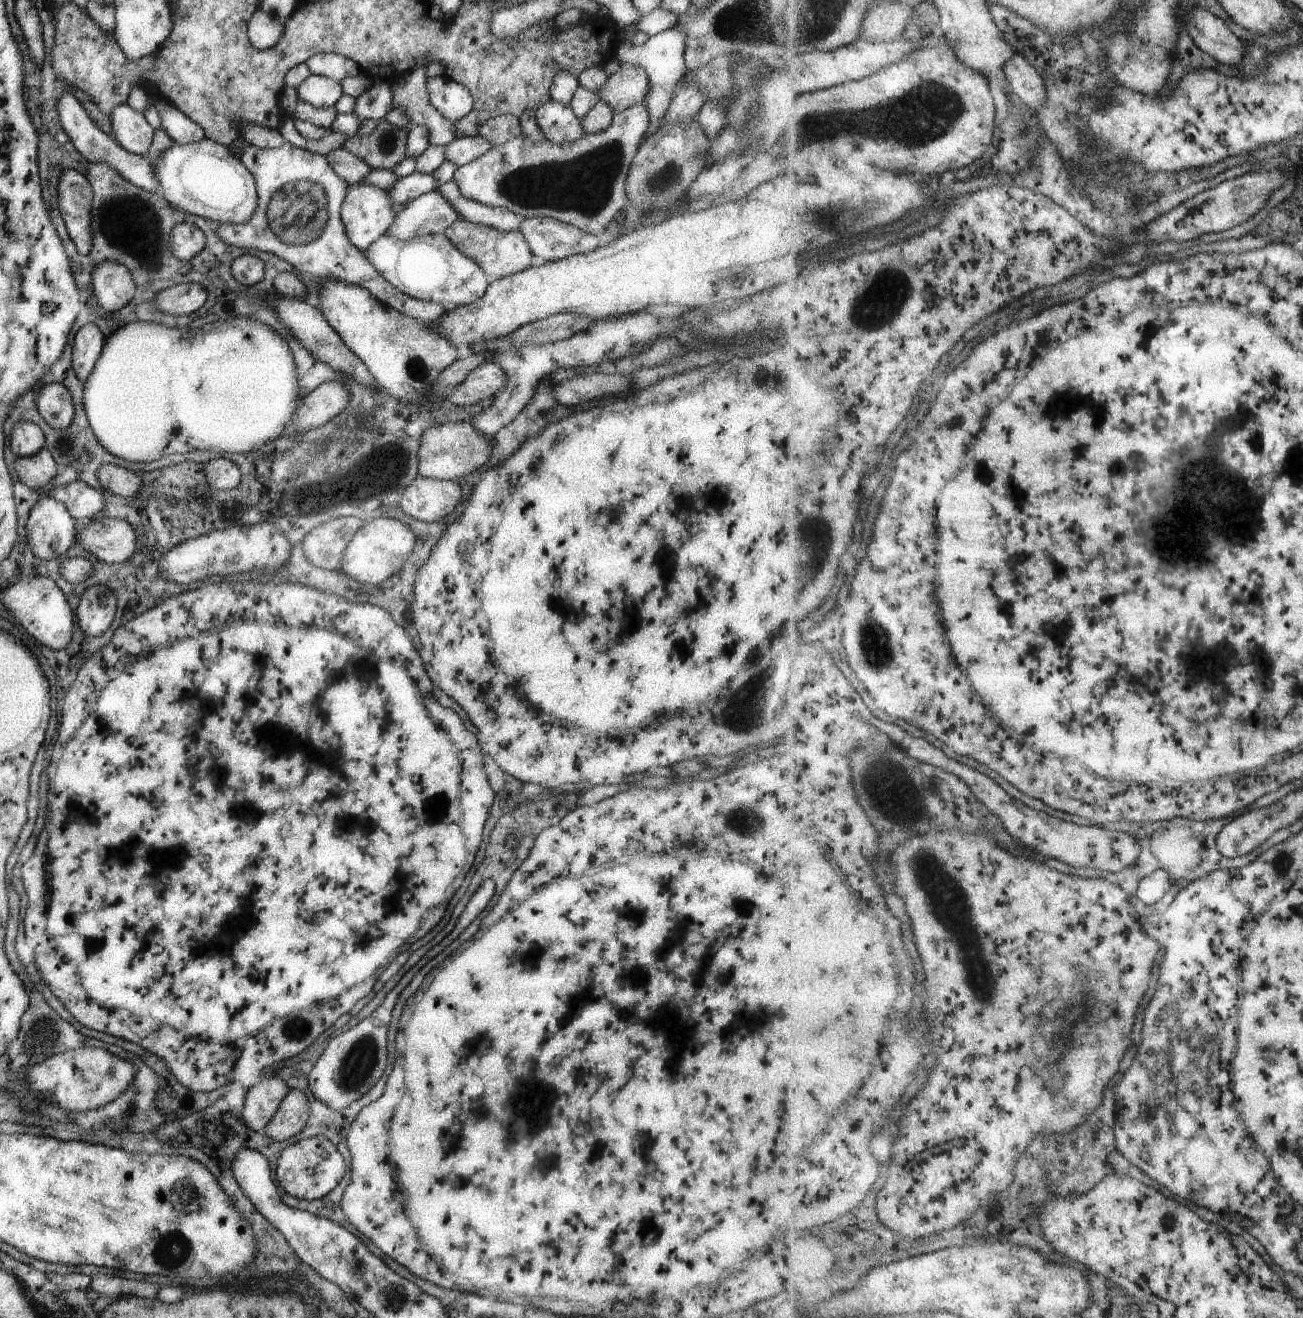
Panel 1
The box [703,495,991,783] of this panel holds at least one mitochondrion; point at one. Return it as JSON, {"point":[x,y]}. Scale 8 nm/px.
{"point":[869,634]}

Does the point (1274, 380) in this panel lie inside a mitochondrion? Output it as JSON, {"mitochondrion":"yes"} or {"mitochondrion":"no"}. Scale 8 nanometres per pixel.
{"mitochondrion":"no"}

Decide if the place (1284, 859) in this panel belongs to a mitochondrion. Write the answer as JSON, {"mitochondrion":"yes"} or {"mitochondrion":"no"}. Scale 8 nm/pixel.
{"mitochondrion":"yes"}

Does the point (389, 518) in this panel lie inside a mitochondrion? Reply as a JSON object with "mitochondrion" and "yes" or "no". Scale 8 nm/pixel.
{"mitochondrion":"no"}

